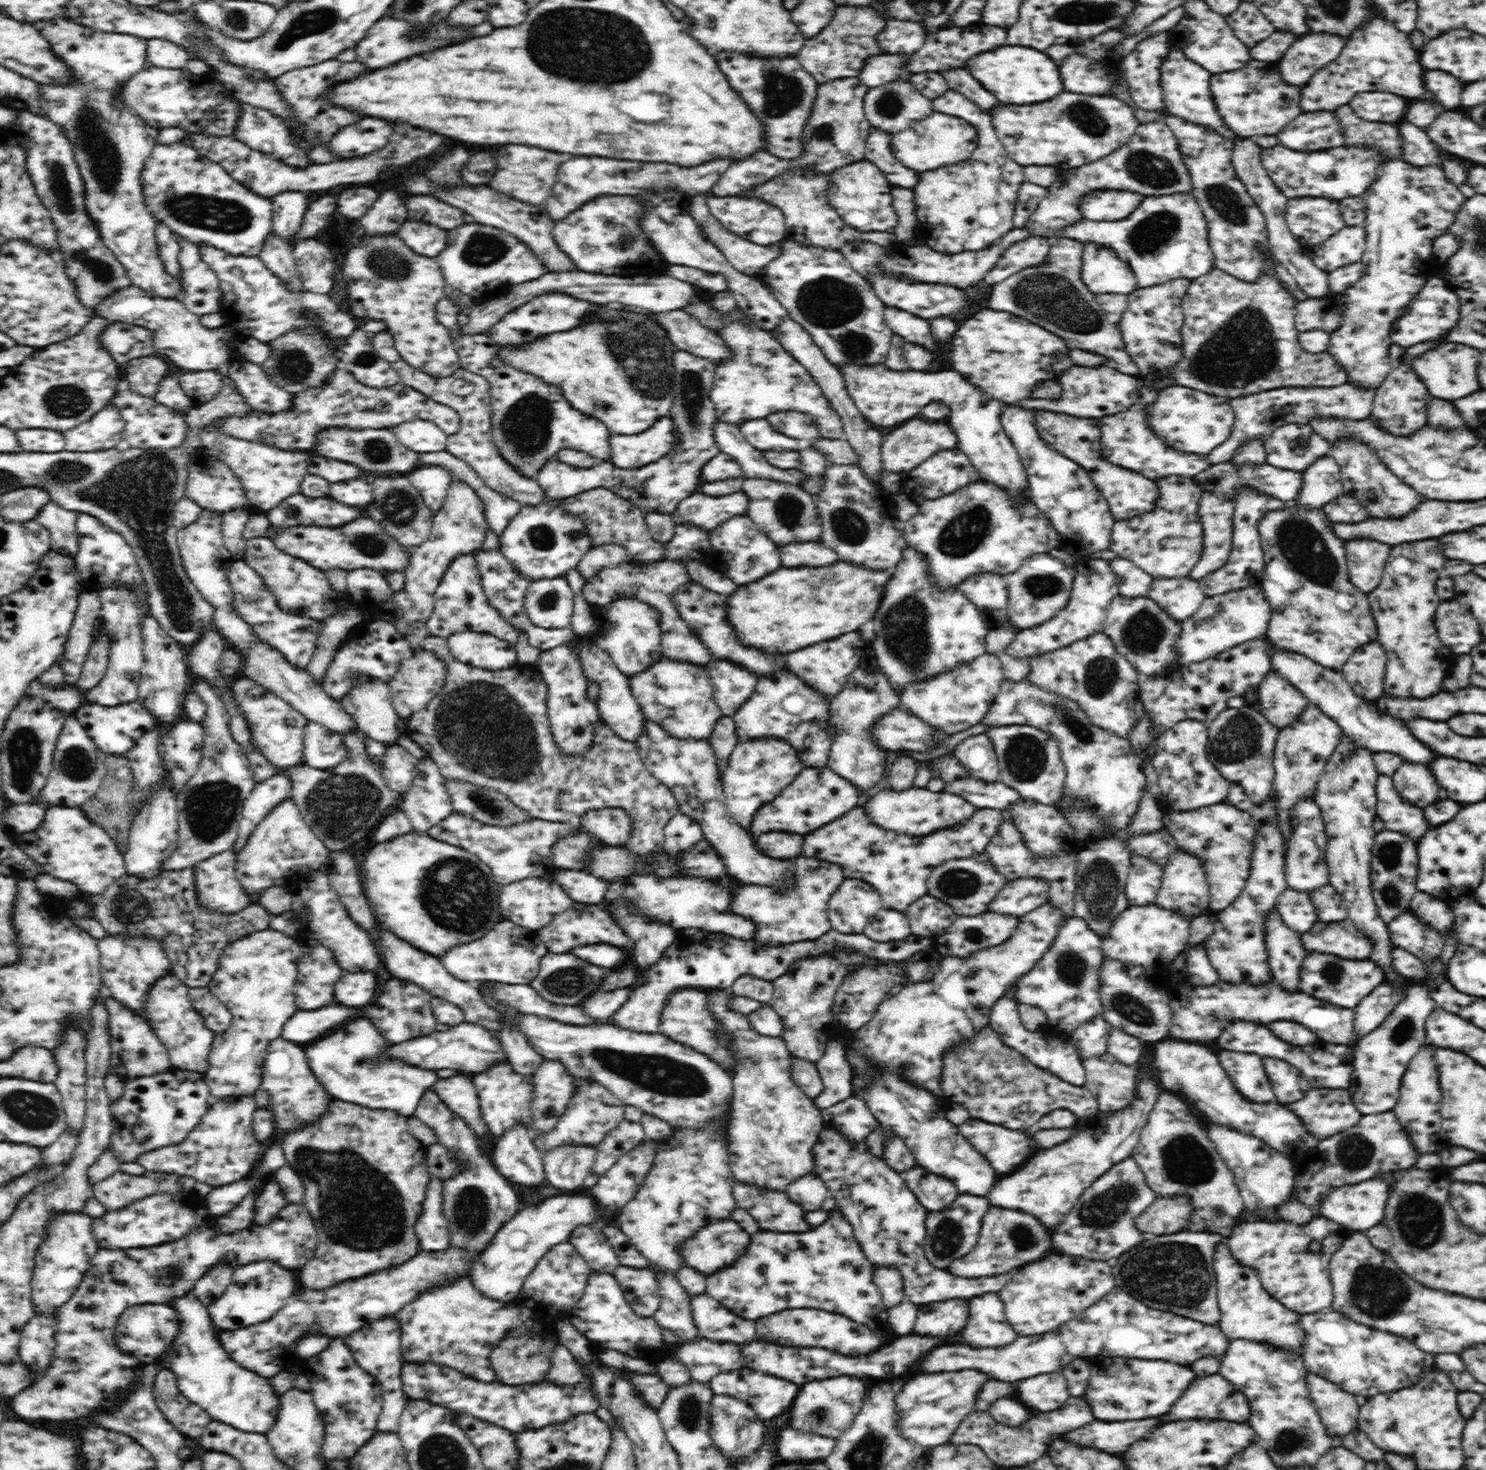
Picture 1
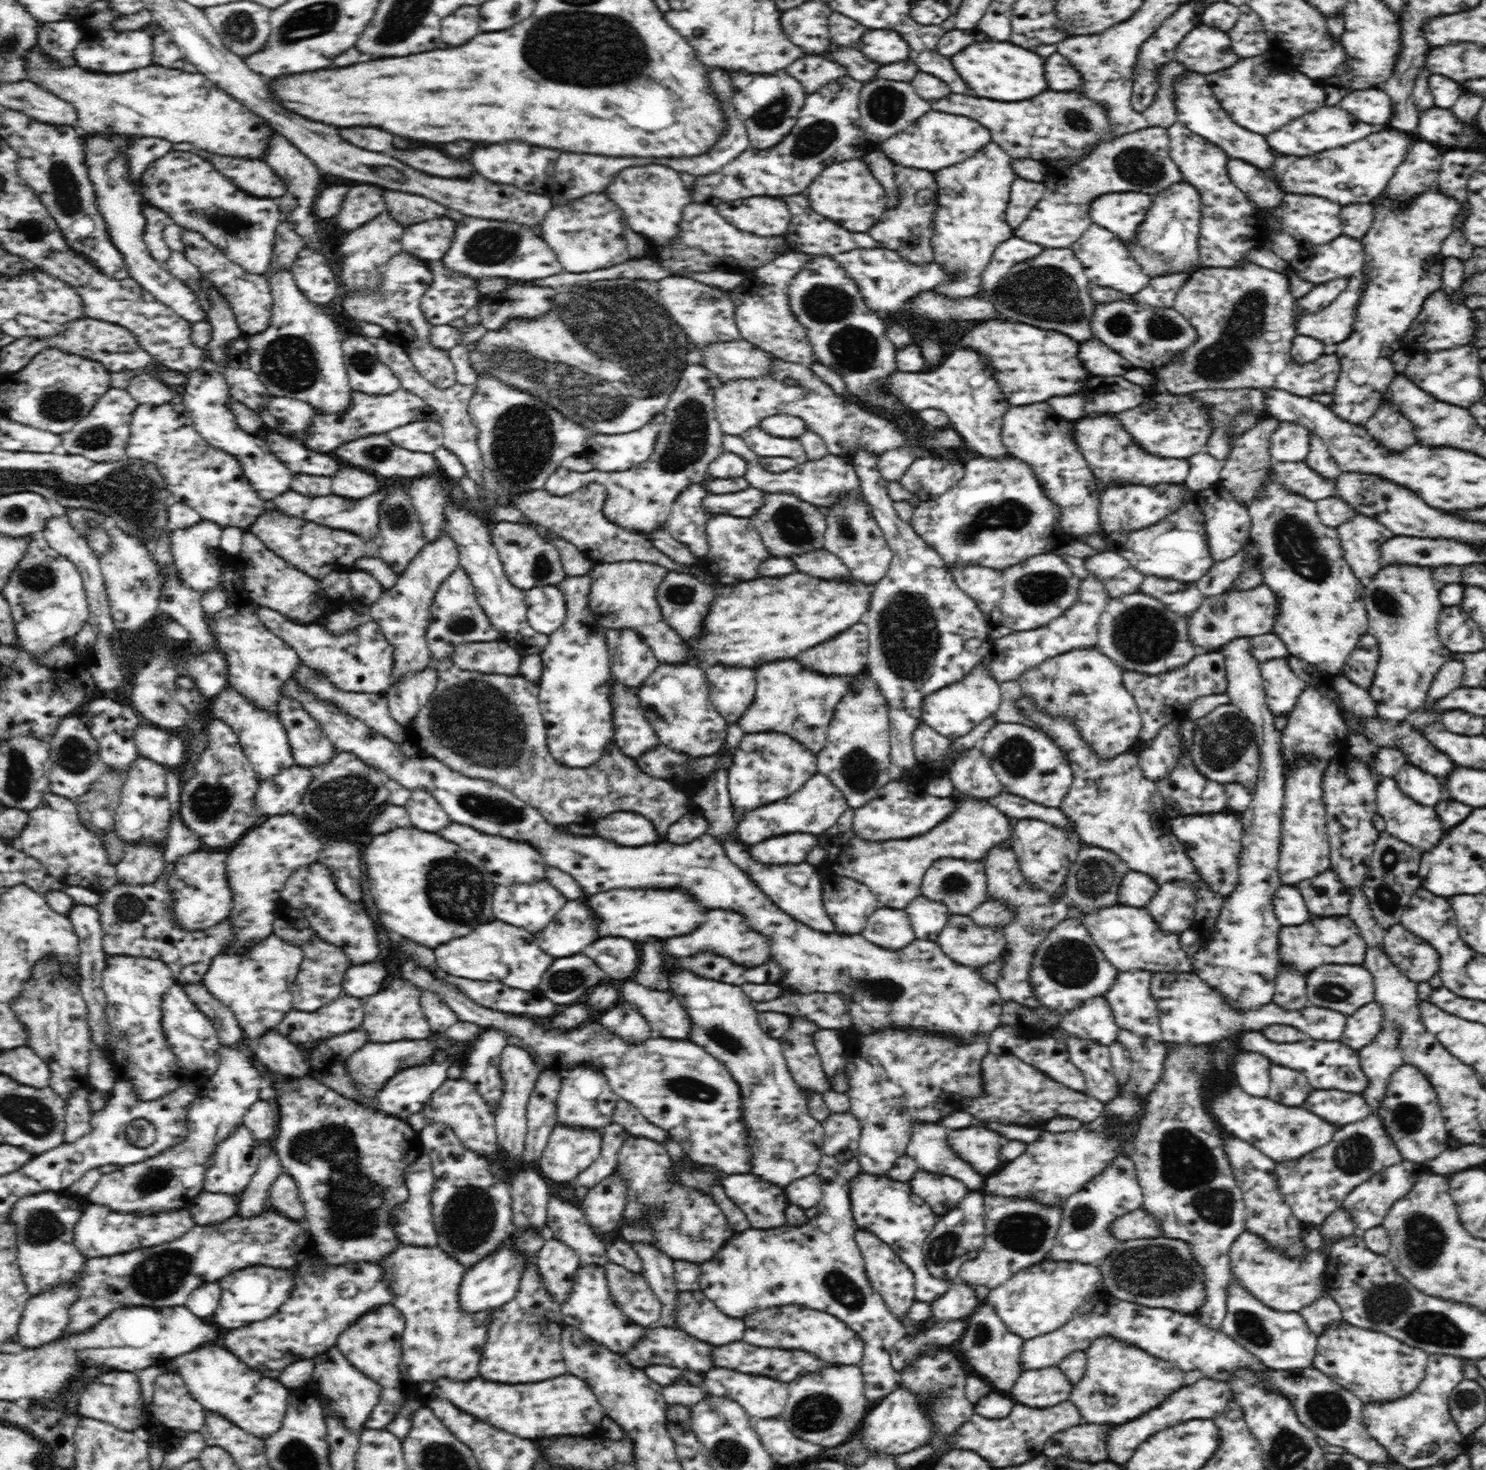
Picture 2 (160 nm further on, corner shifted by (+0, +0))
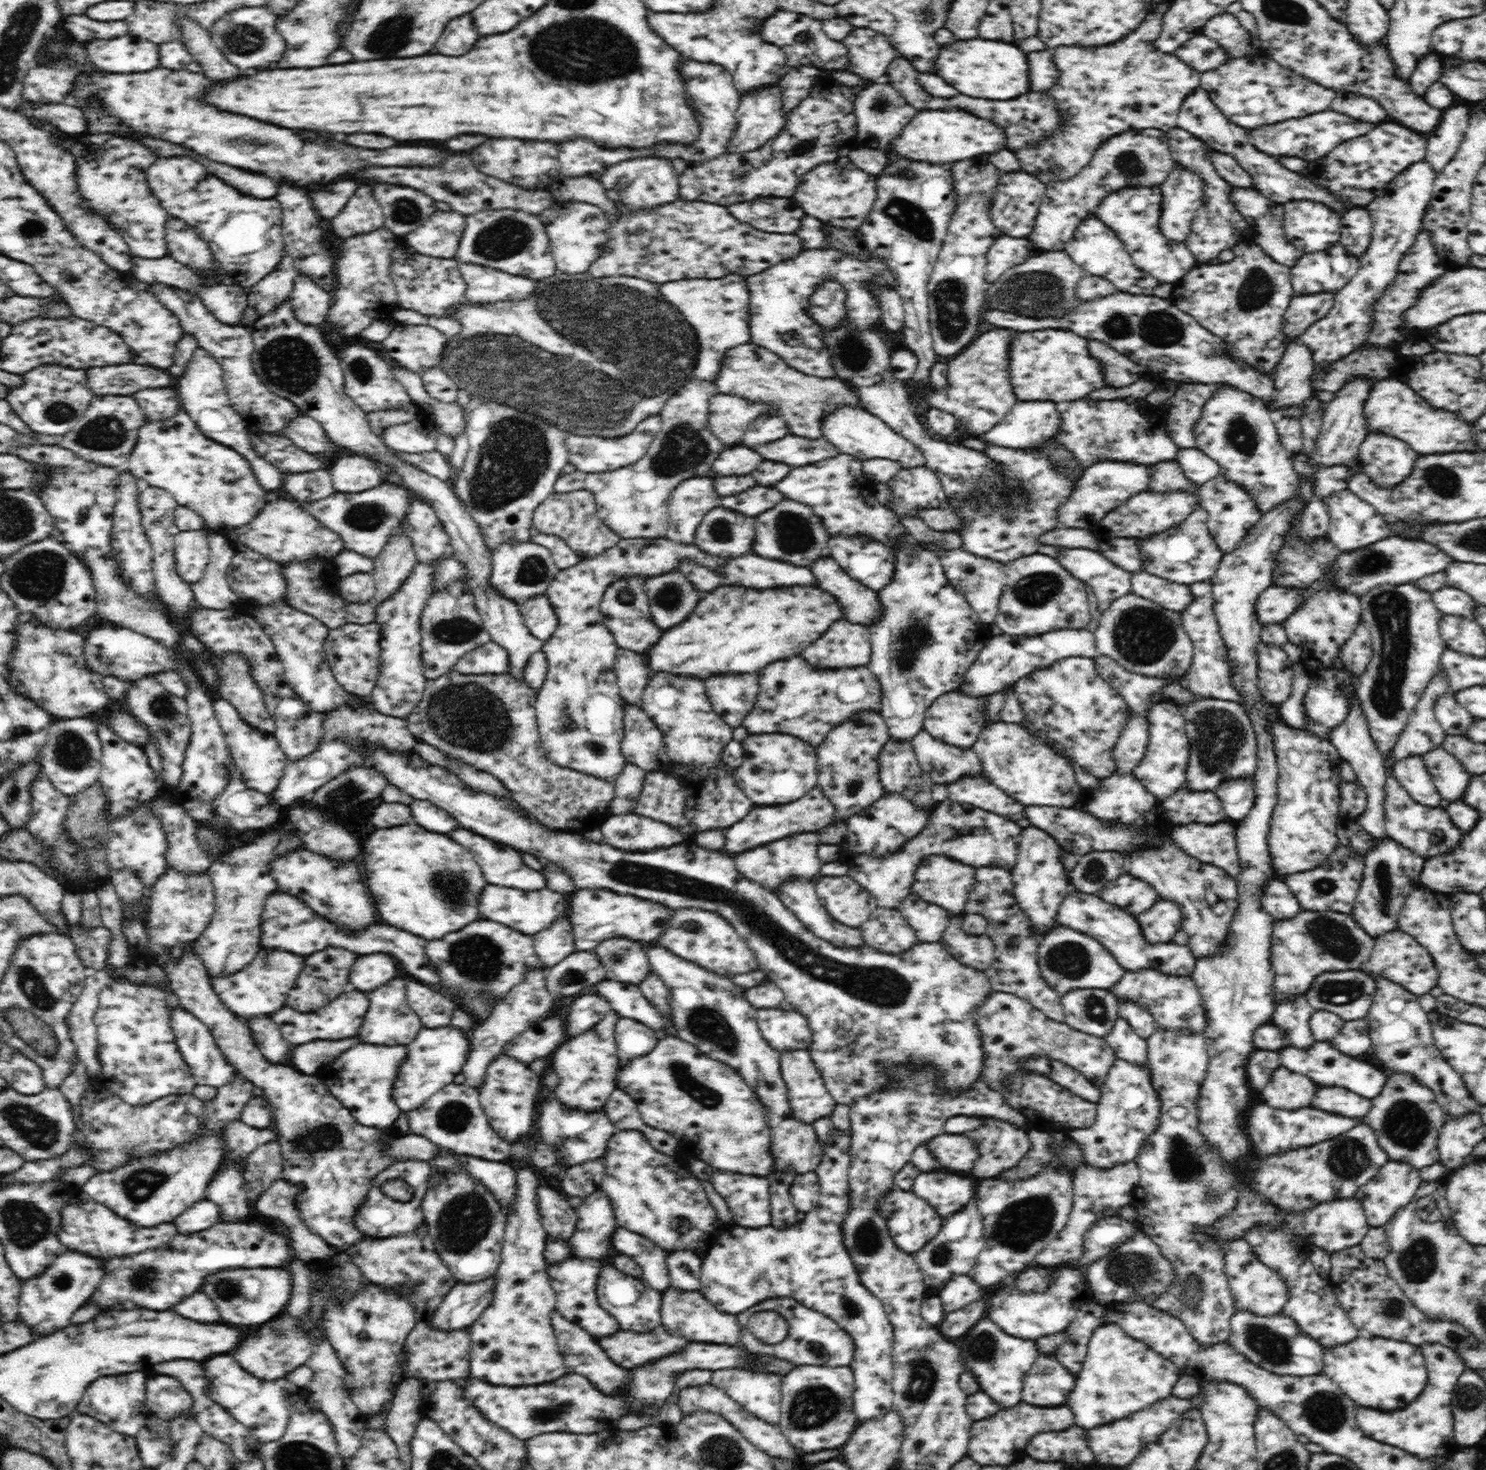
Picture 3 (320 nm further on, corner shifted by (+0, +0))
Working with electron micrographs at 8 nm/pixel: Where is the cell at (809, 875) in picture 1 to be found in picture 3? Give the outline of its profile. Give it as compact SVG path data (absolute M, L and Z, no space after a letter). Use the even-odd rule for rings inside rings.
M696 908L674 909L670 924L656 940L658 946L666 946L671 953L696 963L706 970L728 977L730 974L746 974L758 968L754 953L747 947L734 927L718 914Z

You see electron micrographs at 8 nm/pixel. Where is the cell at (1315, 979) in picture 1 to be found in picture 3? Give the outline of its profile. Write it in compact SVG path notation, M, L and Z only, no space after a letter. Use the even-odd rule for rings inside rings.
M1361 969L1324 972L1314 978L1312 986L1306 992L1306 1000L1316 1010L1337 1014L1342 1020L1360 1020L1369 1013L1376 992L1376 981Z

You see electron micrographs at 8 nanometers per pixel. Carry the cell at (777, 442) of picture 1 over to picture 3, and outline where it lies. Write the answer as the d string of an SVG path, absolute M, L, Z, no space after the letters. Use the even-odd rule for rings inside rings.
M788 435L774 441L770 446L756 446L756 452L760 452L766 460L784 462L792 468L808 466L814 462L822 462L826 458L836 458L841 452L830 444L823 436L817 439Z

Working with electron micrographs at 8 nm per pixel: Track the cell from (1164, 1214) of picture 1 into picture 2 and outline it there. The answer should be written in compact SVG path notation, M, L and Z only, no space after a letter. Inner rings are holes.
M1140 1208L1134 1212L1123 1214L1109 1226L1109 1233L1122 1242L1161 1236L1159 1224L1154 1216Z

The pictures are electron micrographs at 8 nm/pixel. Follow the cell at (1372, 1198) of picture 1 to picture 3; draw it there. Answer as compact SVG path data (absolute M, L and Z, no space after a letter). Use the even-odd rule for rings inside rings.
M1388 1161L1381 1166L1378 1174L1372 1180L1360 1186L1355 1198L1362 1203L1368 1224L1371 1227L1383 1227L1396 1214L1397 1210L1404 1208L1408 1202L1412 1202L1412 1198L1422 1182L1418 1168L1405 1162Z

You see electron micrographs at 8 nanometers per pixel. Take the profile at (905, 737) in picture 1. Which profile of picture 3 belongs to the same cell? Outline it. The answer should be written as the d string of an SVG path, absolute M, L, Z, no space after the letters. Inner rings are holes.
M922 729L912 740L912 748L924 772L930 773L935 784L950 785L963 776L977 776L983 772L982 763L973 748L958 748L946 744Z

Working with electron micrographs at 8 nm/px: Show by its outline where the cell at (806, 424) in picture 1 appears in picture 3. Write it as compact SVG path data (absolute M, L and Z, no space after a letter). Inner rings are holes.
M766 414L757 418L742 435L738 444L746 448L756 448L760 444L768 444L788 435L791 435L790 429L783 418Z

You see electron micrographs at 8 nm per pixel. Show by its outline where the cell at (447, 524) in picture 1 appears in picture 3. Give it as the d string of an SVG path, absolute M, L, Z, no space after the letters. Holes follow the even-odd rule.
M438 560L434 562L417 562L412 575L402 583L402 586L384 602L380 602L376 606L376 620L381 633L381 669L374 690L369 698L373 702L373 708L382 714L392 716L394 718L406 719L412 710L416 708L418 702L422 698L427 678L423 673L423 662L421 657L421 630L420 621L422 611L426 606L428 599L434 594L433 589L433 573L436 570Z

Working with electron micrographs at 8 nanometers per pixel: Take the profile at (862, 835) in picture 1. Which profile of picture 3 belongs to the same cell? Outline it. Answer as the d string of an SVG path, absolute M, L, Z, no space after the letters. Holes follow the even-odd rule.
M949 799L935 806L922 832L906 842L900 851L884 854L884 856L858 854L857 852L849 855L846 850L841 854L842 860L849 862L850 873L848 875L858 881L875 898L878 907L897 909L902 904L902 901L912 893L916 869L930 854L940 854L940 856L943 854L976 869L990 866L1007 868L1012 871L1014 868L1023 830L1016 822L994 814L994 812L978 810L971 805L962 805L962 803L952 802Z

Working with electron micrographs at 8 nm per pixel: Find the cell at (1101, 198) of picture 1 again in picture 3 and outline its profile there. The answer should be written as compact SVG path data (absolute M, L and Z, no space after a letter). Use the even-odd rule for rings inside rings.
M1159 186L1124 187L1110 193L1098 205L1098 218L1110 226L1118 238L1123 242L1125 249L1134 258L1134 264L1159 282L1179 281L1189 270L1198 265L1192 251L1174 240L1166 240L1160 232L1160 210L1162 210L1162 193Z

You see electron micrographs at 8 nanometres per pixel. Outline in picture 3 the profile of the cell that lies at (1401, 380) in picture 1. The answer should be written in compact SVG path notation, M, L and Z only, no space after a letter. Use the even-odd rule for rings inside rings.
M1368 433L1359 448L1359 462L1372 482L1380 488L1392 488L1404 482L1420 454L1403 440Z

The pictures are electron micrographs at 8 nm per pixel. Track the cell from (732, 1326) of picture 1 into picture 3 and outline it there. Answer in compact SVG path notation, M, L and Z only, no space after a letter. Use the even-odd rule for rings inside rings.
M670 1286L661 1296L661 1325L664 1328L678 1330L684 1338L688 1338L692 1342L734 1346L740 1340L740 1326L738 1326L736 1316L730 1316L730 1314L716 1310L700 1290L682 1291Z

